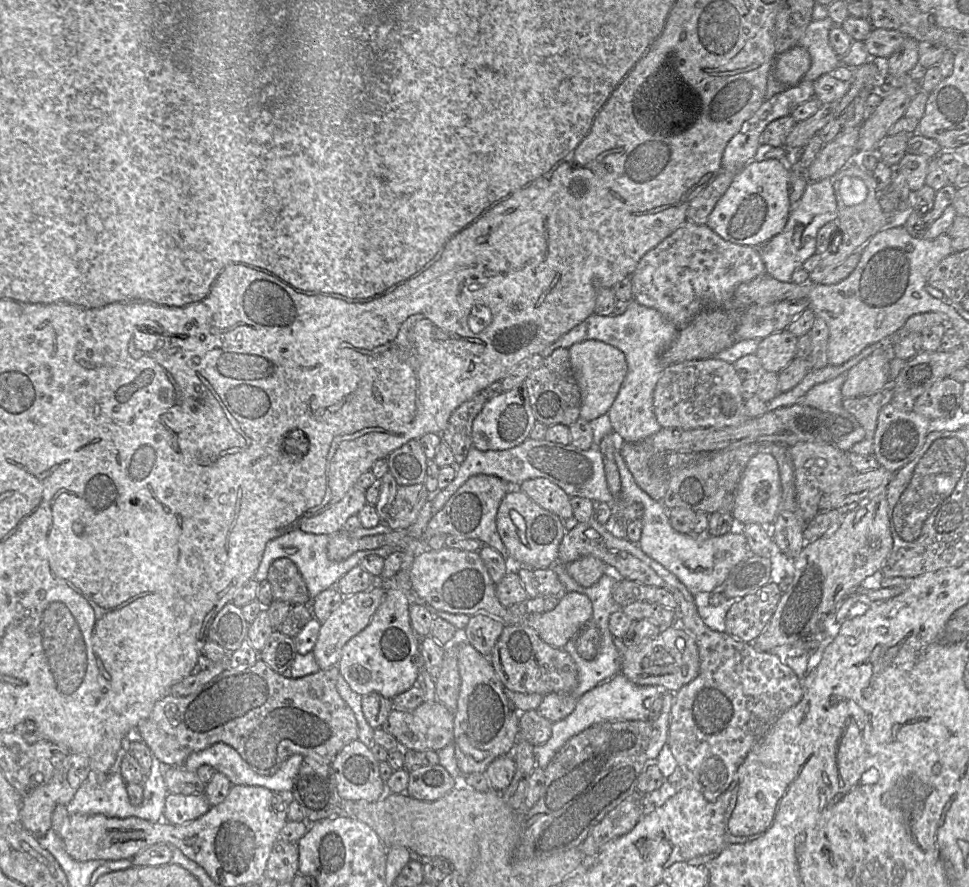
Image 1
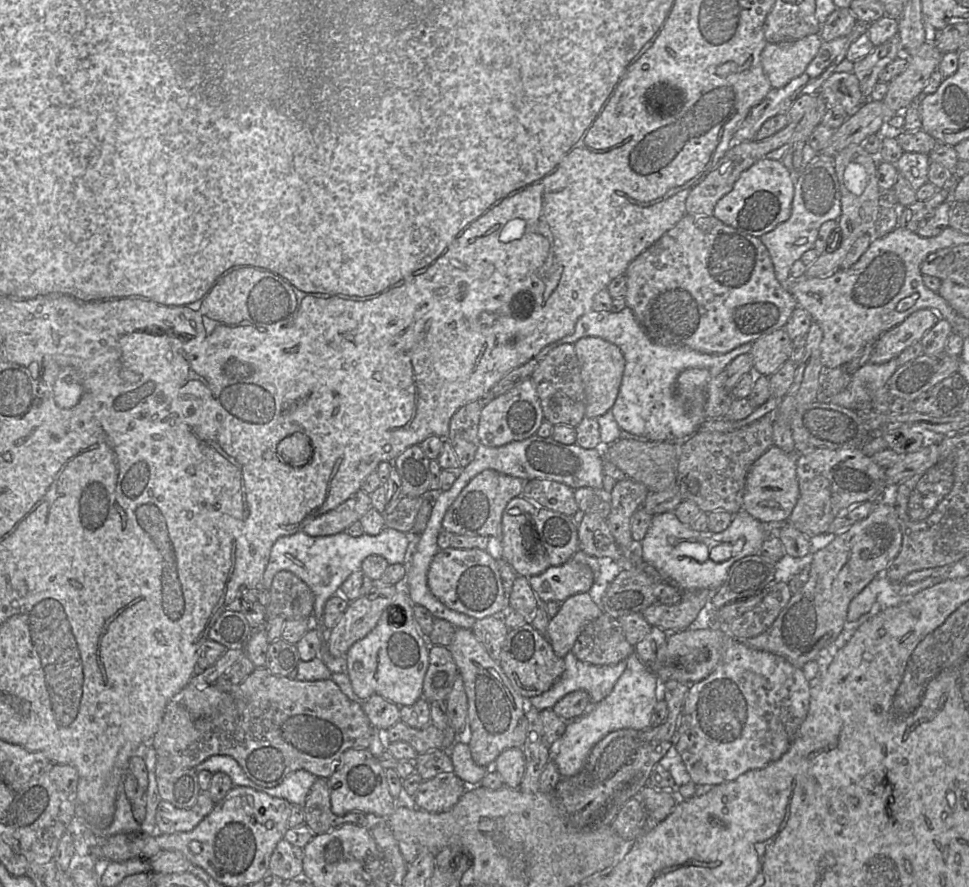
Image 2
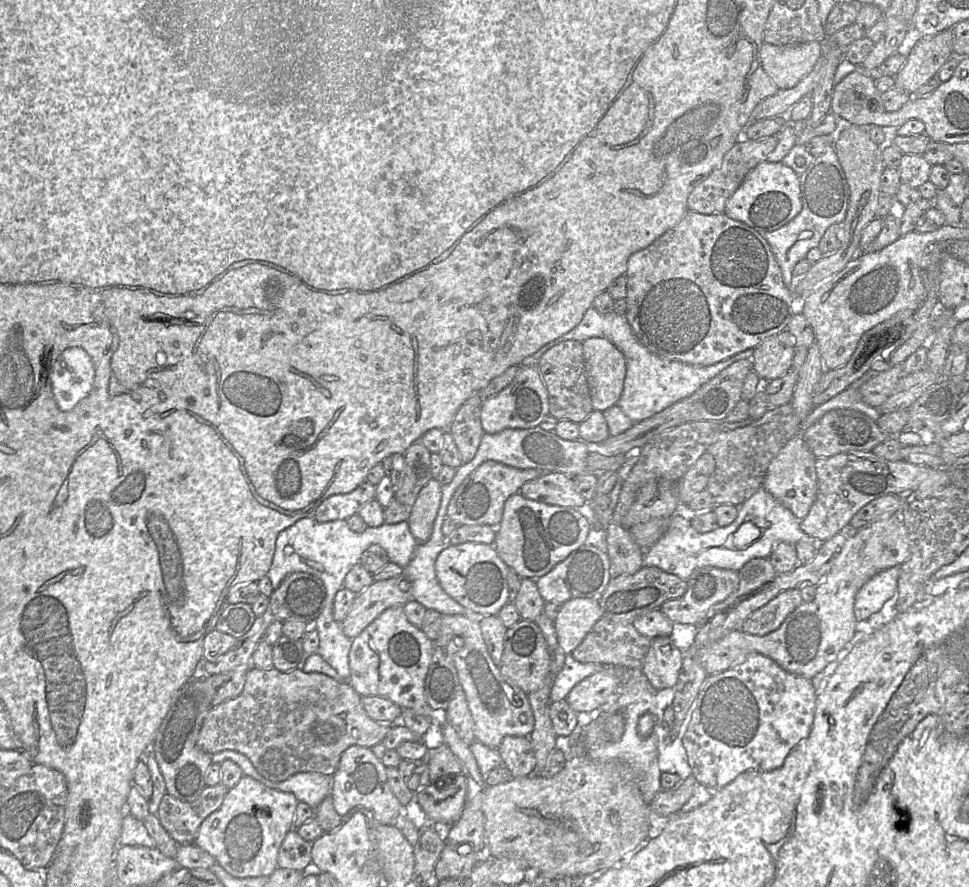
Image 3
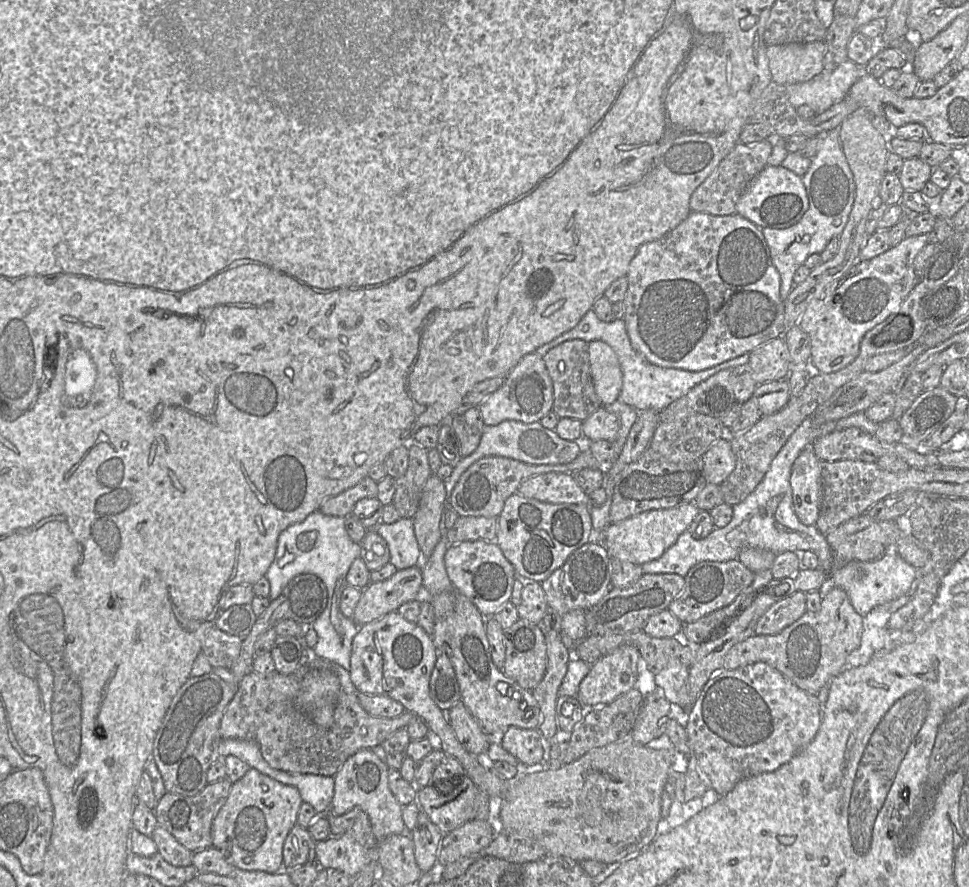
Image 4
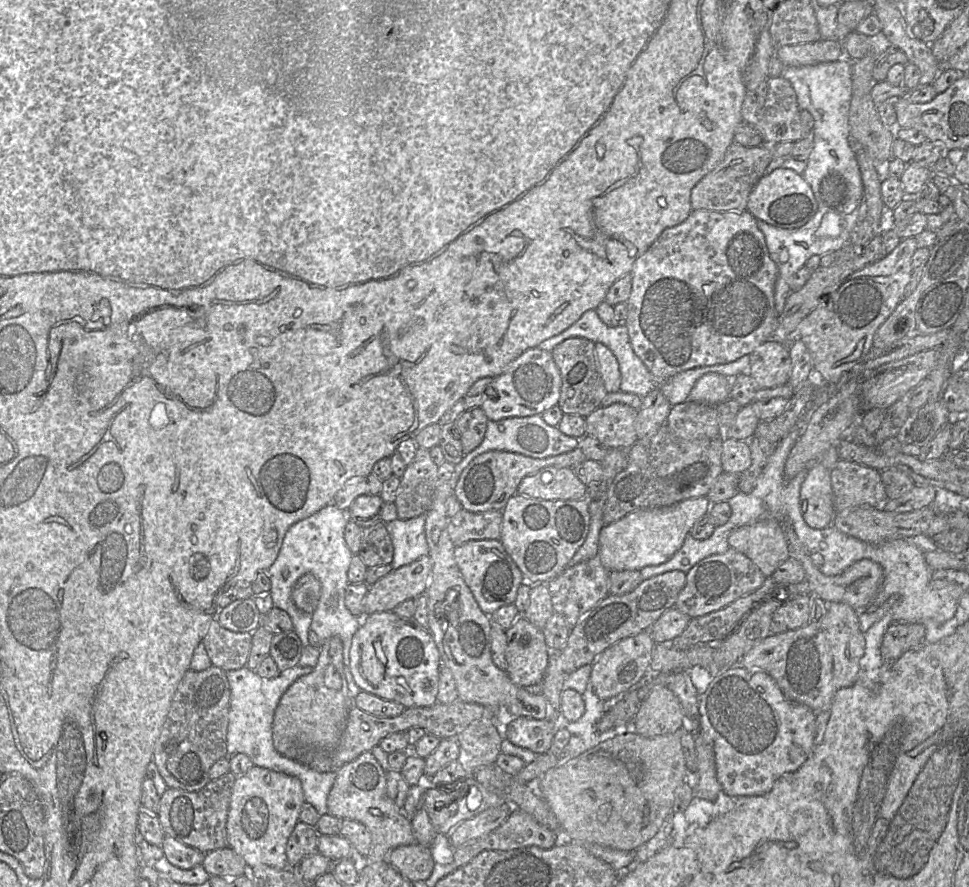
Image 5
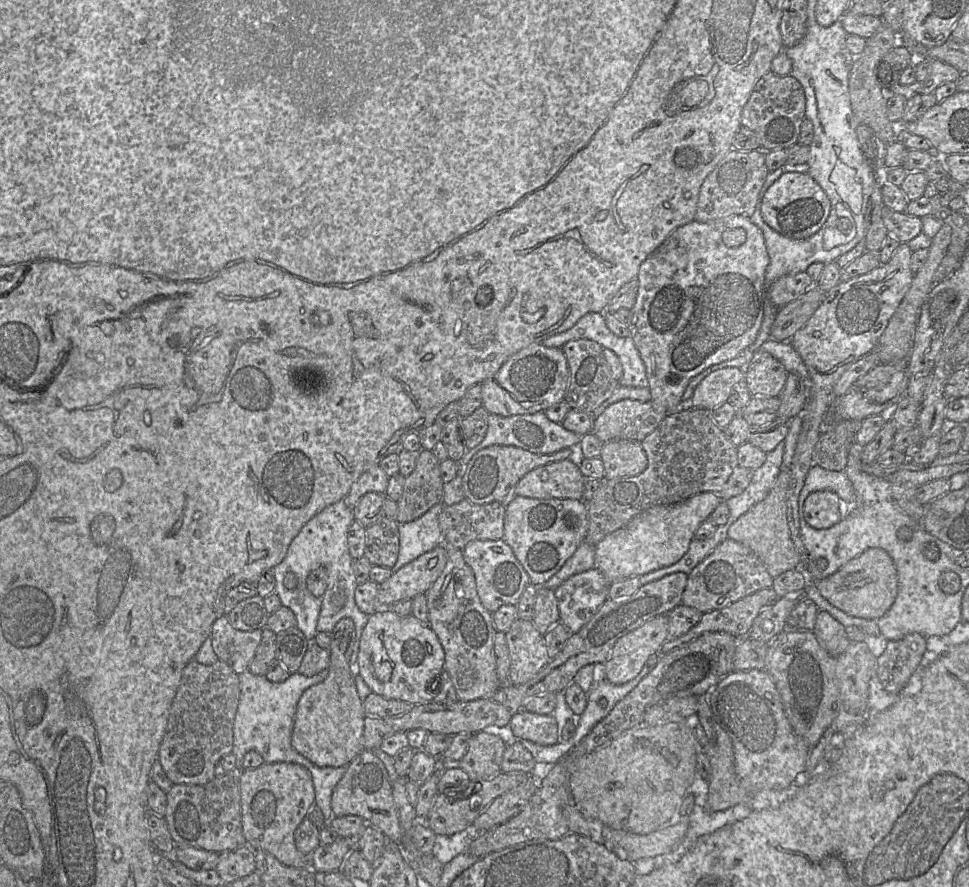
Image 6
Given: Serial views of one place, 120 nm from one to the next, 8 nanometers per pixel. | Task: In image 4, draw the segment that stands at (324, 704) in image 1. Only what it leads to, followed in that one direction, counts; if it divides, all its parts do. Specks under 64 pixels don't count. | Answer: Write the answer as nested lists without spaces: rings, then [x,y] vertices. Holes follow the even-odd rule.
[[[275,671],[267,676],[255,672],[246,674],[221,719],[221,738],[257,742],[265,761],[276,770],[333,777],[350,756],[381,745],[416,717],[408,711],[395,718],[374,717],[362,708],[357,693],[341,692],[335,705],[333,724],[324,729],[294,705],[302,677],[296,673],[282,675]]]

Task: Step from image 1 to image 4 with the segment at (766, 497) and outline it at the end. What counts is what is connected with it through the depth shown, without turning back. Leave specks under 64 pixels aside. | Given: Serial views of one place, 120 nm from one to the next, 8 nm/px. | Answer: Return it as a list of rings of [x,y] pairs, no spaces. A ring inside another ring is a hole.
[[[811,447],[802,450],[794,461],[790,485],[796,516],[807,526],[815,525],[822,500],[822,477],[821,461]]]

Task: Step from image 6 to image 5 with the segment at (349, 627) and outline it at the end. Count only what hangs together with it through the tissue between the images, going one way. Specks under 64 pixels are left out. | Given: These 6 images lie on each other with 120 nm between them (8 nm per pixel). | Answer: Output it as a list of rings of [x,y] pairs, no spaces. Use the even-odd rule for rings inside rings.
[[[331,636],[321,645],[313,671],[292,683],[278,703],[273,720],[275,749],[295,760],[315,751],[334,751],[339,745],[352,705],[344,674],[343,644],[338,636]]]

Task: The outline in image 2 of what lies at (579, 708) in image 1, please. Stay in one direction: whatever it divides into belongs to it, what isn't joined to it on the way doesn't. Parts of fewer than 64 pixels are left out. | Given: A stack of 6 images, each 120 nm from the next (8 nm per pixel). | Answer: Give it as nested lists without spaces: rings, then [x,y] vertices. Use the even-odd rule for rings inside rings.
[[[636,652],[627,658],[627,667],[612,691],[601,701],[590,706],[580,717],[568,721],[565,732],[550,746],[552,760],[562,777],[576,775],[583,767],[593,746],[610,732],[632,728],[644,730],[652,727],[652,714],[658,702],[657,677],[640,660]]]

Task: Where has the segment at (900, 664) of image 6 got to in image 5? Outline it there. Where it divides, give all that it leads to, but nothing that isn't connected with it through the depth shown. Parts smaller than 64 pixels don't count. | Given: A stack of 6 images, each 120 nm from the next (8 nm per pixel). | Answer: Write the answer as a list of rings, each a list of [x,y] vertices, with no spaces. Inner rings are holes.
[[[893,621],[887,628],[882,644],[881,655],[886,665],[892,665],[904,653],[925,643],[925,626],[920,623]]]

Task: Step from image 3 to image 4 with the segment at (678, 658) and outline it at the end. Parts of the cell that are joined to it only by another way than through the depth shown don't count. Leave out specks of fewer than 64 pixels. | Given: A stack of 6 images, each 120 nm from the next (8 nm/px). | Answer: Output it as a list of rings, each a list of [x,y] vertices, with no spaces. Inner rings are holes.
[[[671,659],[655,675],[655,683],[665,698],[676,708],[690,710],[691,699],[688,694],[689,668],[679,659]]]

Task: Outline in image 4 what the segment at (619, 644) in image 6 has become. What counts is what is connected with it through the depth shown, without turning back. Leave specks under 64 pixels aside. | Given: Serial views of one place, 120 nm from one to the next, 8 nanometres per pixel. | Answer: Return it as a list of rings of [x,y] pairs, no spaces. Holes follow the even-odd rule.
[[[622,645],[601,657],[580,682],[578,701],[595,708],[613,702],[633,688],[640,661],[639,650],[632,645]]]

